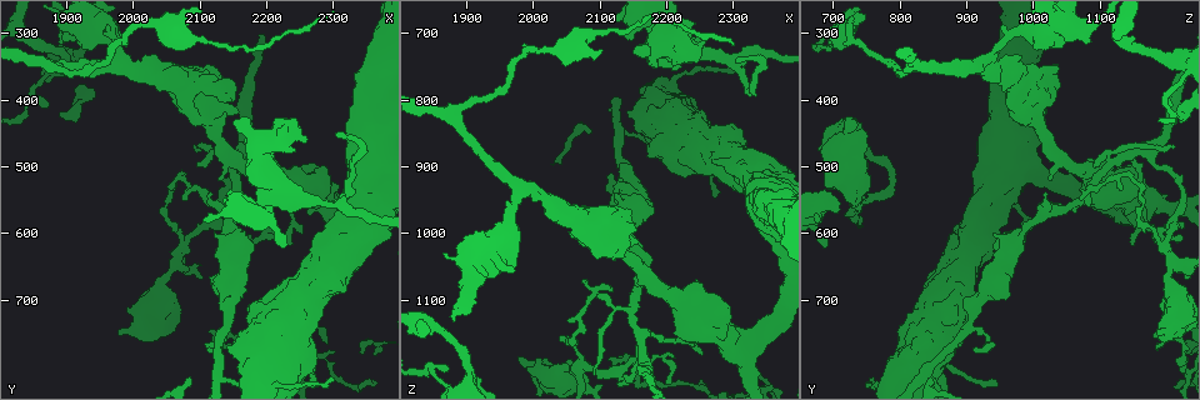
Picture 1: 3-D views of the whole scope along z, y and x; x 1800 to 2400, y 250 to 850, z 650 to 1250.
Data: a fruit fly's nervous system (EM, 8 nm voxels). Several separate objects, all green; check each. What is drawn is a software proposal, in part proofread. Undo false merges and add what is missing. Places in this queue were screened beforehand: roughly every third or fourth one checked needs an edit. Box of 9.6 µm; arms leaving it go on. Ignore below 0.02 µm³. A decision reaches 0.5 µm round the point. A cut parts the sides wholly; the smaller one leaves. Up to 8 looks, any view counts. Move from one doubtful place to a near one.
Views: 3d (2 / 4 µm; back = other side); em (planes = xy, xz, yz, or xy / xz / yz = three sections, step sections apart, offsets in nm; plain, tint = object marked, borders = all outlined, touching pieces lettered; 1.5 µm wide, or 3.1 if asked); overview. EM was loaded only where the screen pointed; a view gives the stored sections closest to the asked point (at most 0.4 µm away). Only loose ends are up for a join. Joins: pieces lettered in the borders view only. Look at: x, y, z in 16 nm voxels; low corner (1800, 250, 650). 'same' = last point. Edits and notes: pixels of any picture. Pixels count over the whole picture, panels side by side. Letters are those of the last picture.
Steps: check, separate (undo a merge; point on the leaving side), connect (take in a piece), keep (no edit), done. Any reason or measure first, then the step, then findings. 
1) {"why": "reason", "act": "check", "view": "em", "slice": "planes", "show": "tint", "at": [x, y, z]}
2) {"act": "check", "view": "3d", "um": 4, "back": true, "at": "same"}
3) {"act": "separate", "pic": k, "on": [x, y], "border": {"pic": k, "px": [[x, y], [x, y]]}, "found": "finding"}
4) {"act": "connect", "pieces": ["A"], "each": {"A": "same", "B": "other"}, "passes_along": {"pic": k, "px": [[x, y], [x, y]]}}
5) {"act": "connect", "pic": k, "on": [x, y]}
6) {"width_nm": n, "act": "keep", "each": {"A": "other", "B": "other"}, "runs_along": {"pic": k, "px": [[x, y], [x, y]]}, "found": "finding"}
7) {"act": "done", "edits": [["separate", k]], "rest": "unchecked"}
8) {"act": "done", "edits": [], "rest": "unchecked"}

{"why": "thin neck", "act": "check", "view": "3d", "um": 4, "at": [2075, 615, 1200]}

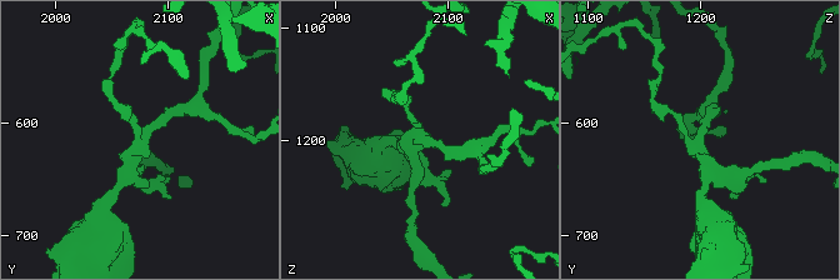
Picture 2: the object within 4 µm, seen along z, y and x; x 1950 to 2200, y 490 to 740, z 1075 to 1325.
{"arms": 4, "act": "check", "view": "em", "slice": "planes", "show": "borders", "at": [2076, 620, 1194]}

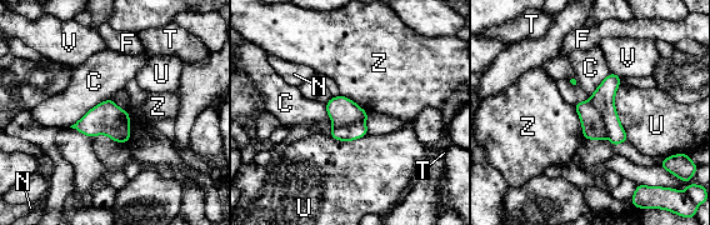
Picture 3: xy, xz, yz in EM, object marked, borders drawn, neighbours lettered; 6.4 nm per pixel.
{"width_nm": 200, "act": "separate", "pic": 3, "on": [603, 99], "each": {"C": "other", "F": "other", "N": "other", "T": "other", "U": "other", "V": "other", "Z": "other"}, "part_leaving": {"pic": 3, "px": [[611, 76], [608, 111], [624, 138]]}, "found": "a second cell is stuck on"}

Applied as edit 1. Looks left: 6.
{"why": "abrupt turn", "act": "check", "view": "3d", "um": 2, "at": [2070, 515, 1140]}

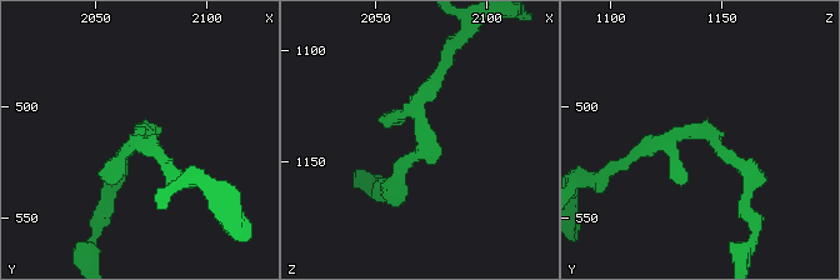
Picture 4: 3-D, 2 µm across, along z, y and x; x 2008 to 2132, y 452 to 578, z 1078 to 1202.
{"why": "shape alone is not enough", "act": "check", "view": "em", "slice": "xz", "step": 8, "show": "plain", "at": [2072, 510, 1141]}

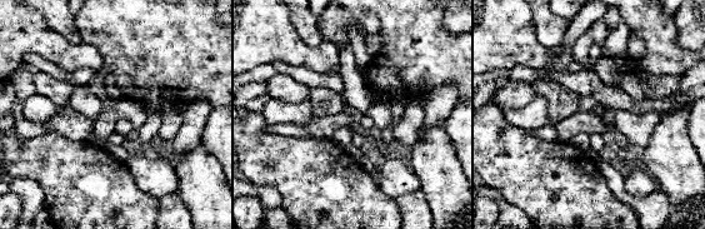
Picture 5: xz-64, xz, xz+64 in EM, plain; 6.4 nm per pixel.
{"why": "what lies round it", "act": "check", "view": "em", "slice": "xz", "step": 8, "show": "borders", "at": "same"}

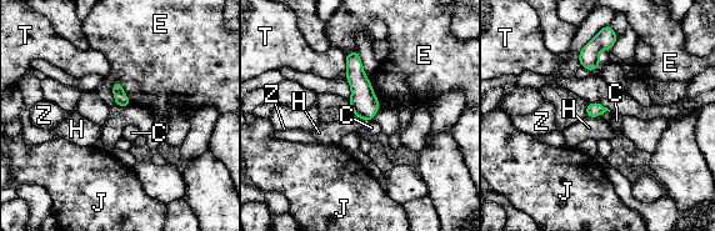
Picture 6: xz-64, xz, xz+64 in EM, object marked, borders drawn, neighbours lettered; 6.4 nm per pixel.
{"width_nm": 80, "act": "keep", "each": {"C": "other", "E": "other", "H": "other", "J": "other", "T": "other", "Z": "other"}, "border": {"pic": 6, "px": [[116, 80], [131, 104]]}, "found": "one cell here"}

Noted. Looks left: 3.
{"act": "check", "view": "3d", "um": 4, "at": [2355, 350, 955]}

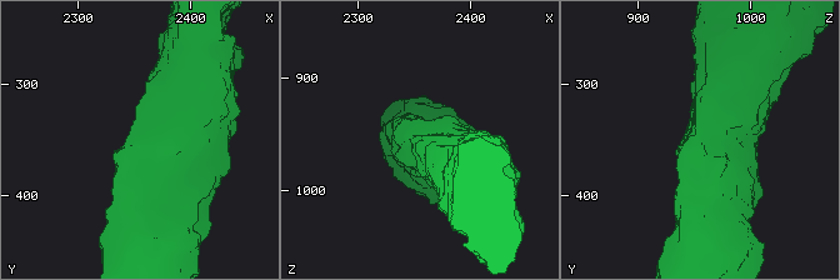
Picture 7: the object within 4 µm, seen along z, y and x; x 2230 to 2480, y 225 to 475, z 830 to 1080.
{"why": "now the EM", "act": "check", "view": "em", "slice": "yz", "step": 4, "show": "tint", "at": [2356, 346, 954]}

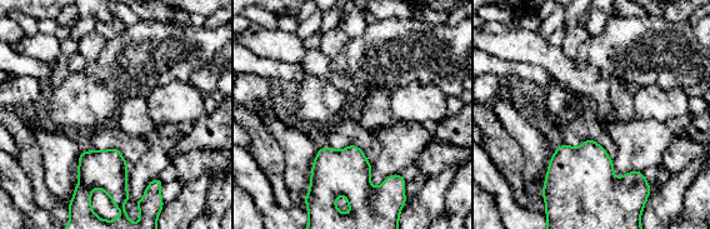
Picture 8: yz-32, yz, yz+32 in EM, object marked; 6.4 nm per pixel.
{"why": "another direction", "act": "check", "view": "em", "slice": "planes", "show": "borders", "at": "same"}

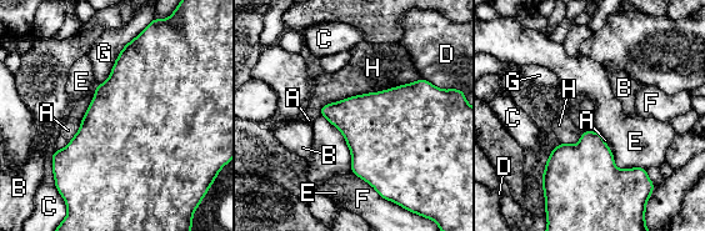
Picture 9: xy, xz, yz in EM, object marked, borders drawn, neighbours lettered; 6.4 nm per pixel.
{"longest_contact_nm": ["H", 700], "act": "keep", "each": {"A": "other", "B": "other", "C": "other", "D": "other", "E": "other", "F": "other", "G": "other", "H": "other"}, "found": "continuous, no second cell"}

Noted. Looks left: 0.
{"act": "done", "edits": [["separate", 3]], "rest": "unchecked"}

